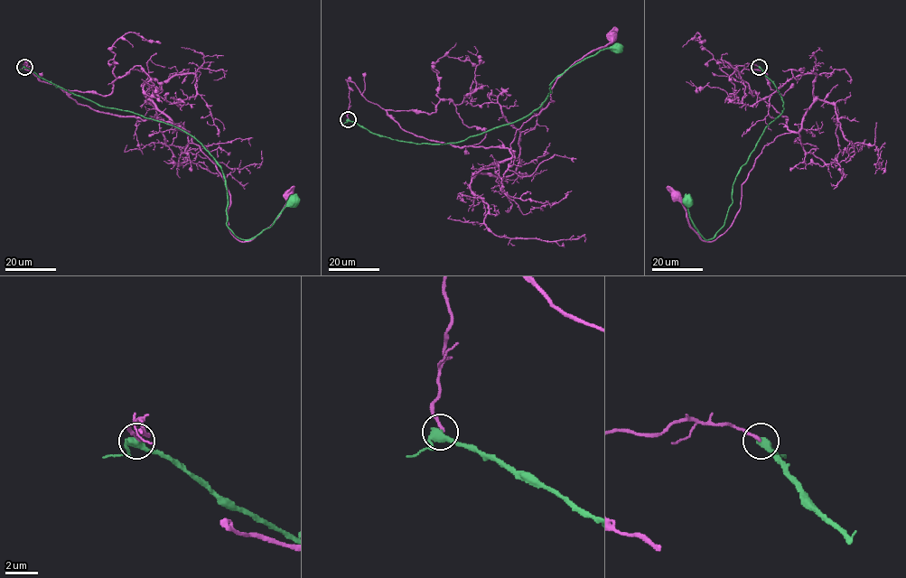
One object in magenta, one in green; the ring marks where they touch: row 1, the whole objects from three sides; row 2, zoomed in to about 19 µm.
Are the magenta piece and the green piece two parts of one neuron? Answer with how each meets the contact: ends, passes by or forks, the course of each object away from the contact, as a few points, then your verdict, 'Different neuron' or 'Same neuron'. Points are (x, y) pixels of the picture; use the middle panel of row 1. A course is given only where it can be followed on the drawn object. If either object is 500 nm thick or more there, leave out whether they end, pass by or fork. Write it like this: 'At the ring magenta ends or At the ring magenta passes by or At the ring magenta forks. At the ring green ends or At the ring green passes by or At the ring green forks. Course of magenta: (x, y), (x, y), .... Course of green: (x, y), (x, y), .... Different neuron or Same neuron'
At the ring magenta ends. At the ring green passes by. Course of magenta: (349, 119), (350, 81), (415, 135), (511, 152), (516, 132), (554, 101), (555, 81), (611, 36). Course of green: (349, 119), (394, 140), (457, 143), (528, 115), (545, 101), (550, 85), (561, 74), (600, 51), (617, 49). Different neuron

